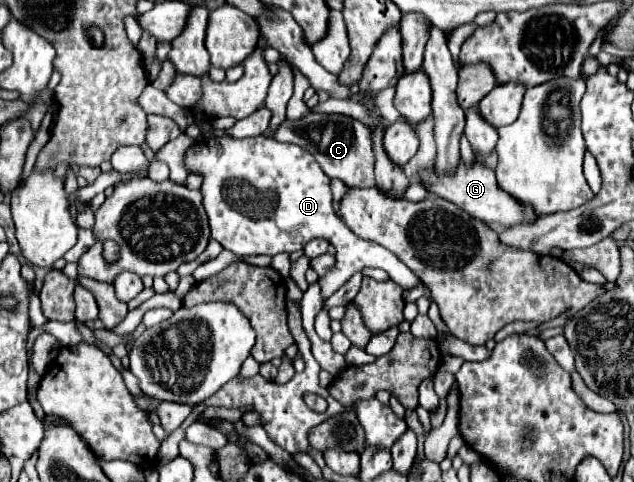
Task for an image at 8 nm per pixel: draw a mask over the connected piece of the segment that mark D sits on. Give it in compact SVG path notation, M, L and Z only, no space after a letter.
M257 135L247 139L233 137L217 137L217 139L201 139L185 151L183 165L187 173L197 173L203 177L201 195L203 207L209 217L209 227L213 221L213 239L219 241L227 251L243 257L243 255L277 255L277 253L293 253L305 247L311 239L325 239L335 247L335 265L325 276L319 278L323 303L357 271L365 267L383 269L389 279L399 283L403 289L411 289L419 283L419 279L405 267L391 251L385 247L365 241L343 223L343 219L333 211L333 195L331 195L331 179L321 171L313 155L293 147L291 143L277 143L271 137Z

